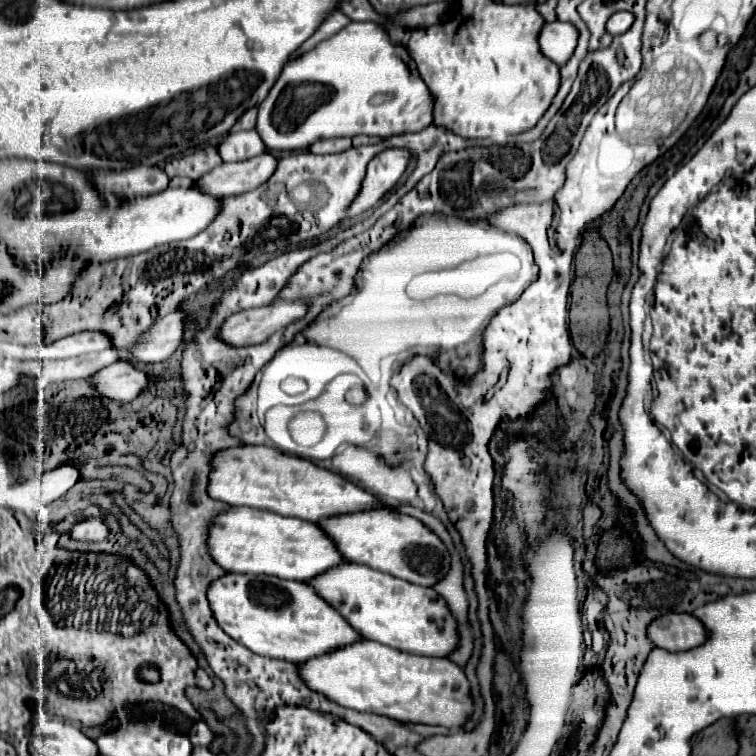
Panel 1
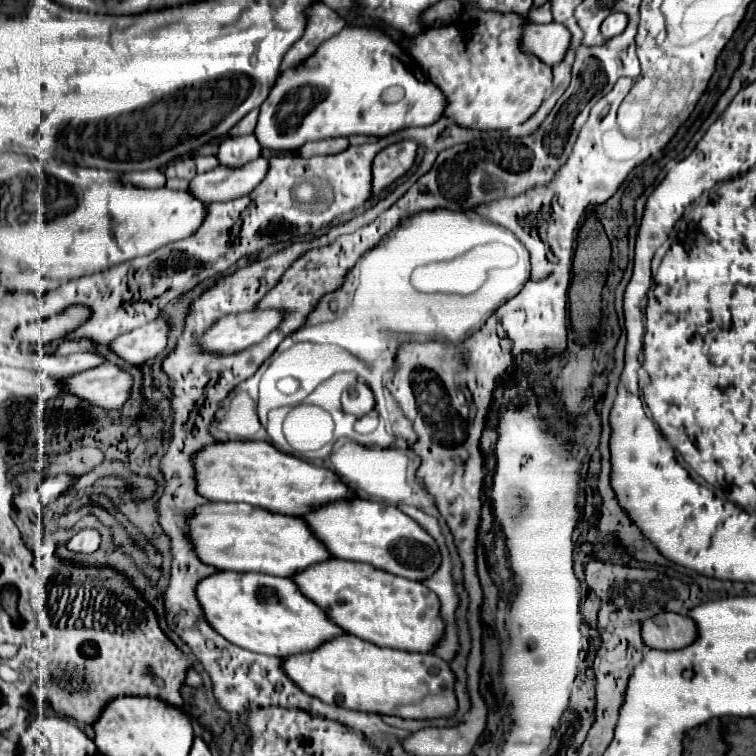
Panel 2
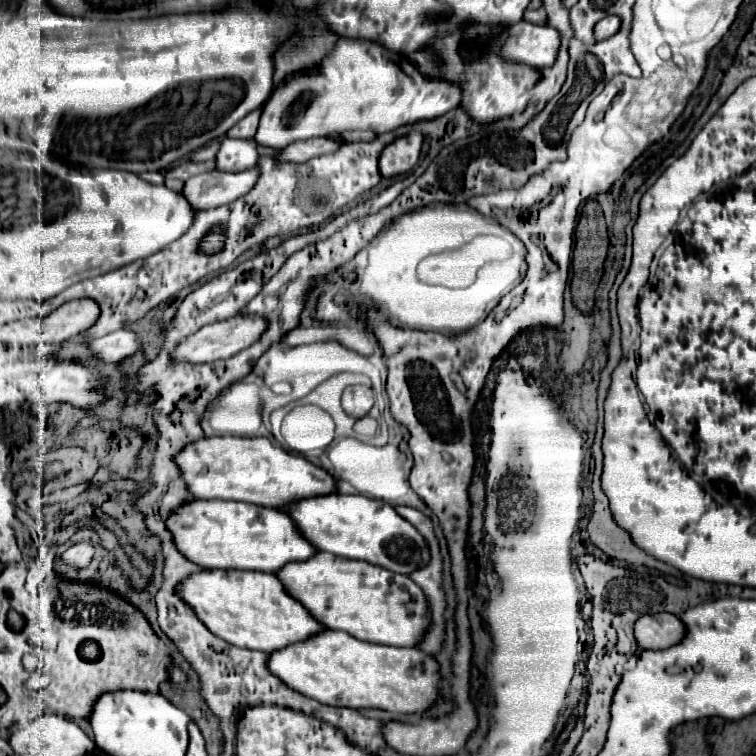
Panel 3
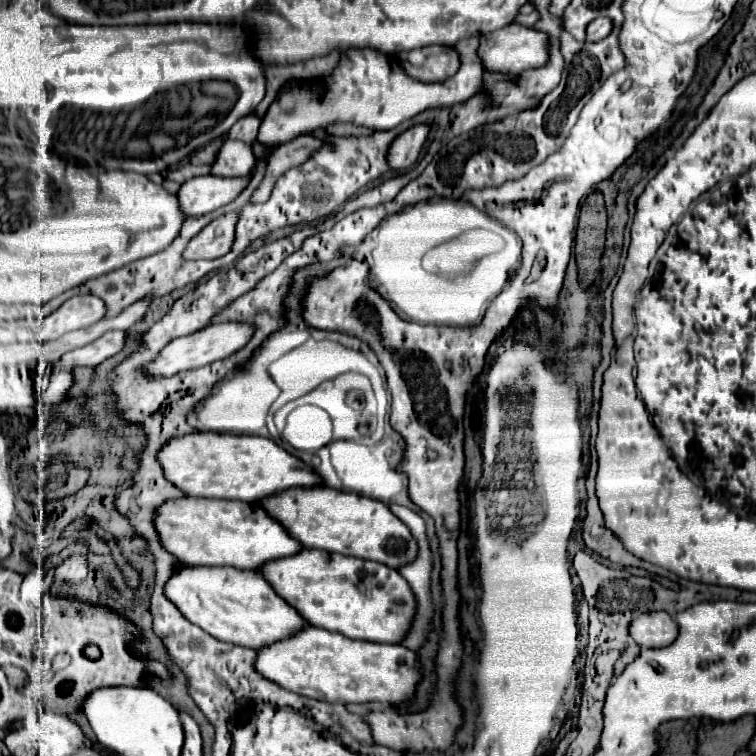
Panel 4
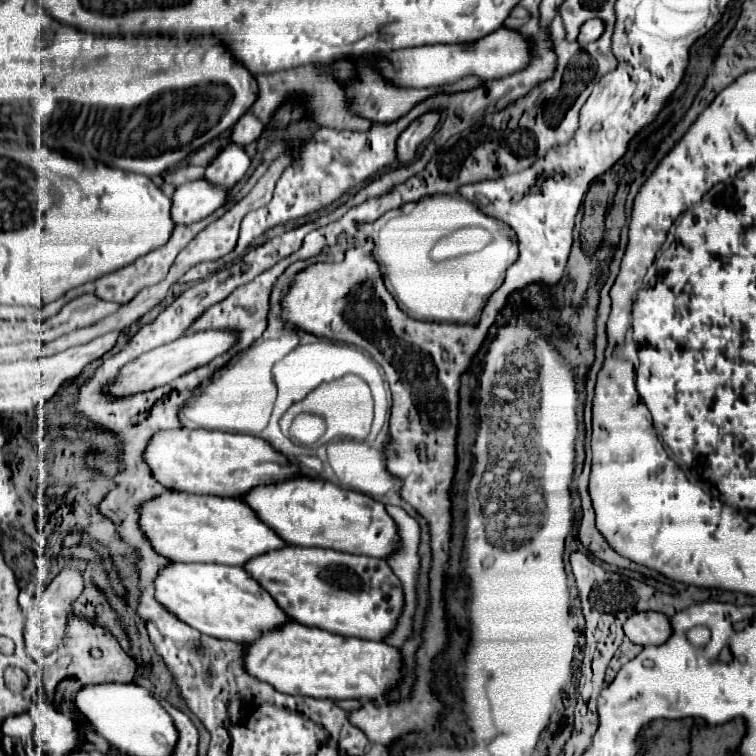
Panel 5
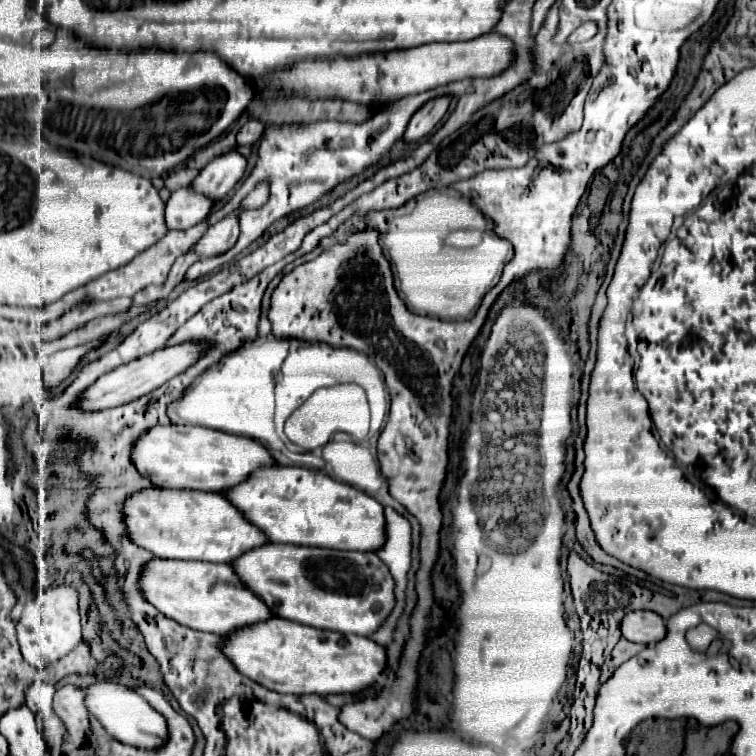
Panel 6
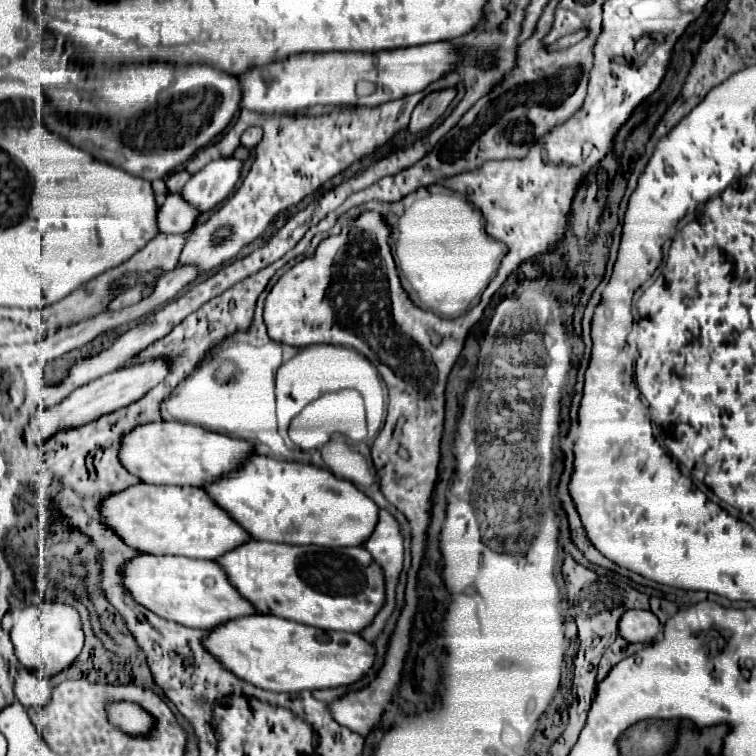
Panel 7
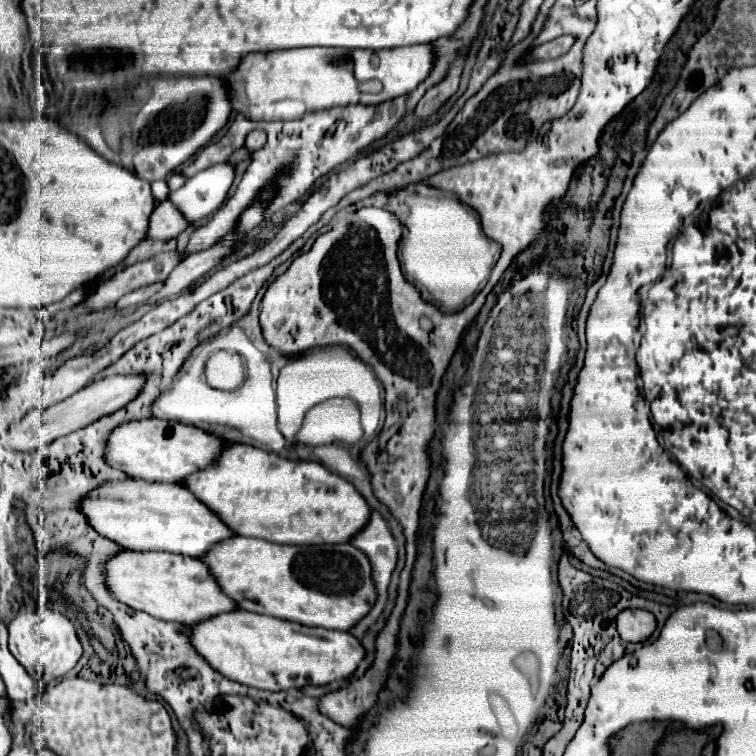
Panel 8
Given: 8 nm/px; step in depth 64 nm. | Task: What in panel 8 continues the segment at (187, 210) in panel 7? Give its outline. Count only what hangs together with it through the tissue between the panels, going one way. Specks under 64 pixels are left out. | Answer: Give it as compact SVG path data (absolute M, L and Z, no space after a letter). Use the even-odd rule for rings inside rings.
M166 198L160 202L160 206L154 208L150 216L150 228L148 228L148 238L154 240L170 240L182 234L190 224L184 222L184 214L178 212L178 208Z

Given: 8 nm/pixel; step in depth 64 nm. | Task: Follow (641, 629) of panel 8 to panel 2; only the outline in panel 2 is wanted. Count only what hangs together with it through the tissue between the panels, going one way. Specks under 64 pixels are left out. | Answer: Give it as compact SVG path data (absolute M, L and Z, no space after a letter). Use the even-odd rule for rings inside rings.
M660 612L644 620L642 638L648 646L658 650L678 650L686 648L696 640L696 622L690 616Z

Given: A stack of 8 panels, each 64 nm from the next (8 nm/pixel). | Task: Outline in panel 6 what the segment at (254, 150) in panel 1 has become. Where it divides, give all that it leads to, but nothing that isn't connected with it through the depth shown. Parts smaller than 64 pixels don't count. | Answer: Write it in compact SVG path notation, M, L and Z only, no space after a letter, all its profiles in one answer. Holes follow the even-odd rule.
M230 150L214 158L204 170L200 170L200 174L190 186L210 196L212 200L220 200L238 184L244 172L246 172L246 158L238 150Z

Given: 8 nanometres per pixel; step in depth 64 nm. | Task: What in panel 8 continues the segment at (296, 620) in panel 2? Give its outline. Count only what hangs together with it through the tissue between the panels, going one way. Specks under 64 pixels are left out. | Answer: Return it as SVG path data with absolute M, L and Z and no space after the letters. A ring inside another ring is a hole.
M124 550L106 562L106 584L110 592L134 610L148 612L154 618L180 622L184 626L200 624L220 612L234 612L238 604L224 596L210 568L200 558L168 554L168 552L132 552Z

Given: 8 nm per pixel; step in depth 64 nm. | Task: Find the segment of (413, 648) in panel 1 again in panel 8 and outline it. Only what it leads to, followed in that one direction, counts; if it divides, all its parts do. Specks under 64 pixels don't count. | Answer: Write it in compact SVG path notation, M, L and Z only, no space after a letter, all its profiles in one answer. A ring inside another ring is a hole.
M236 536L210 550L202 560L210 566L222 590L238 602L242 610L268 614L282 620L292 620L308 626L320 626L330 630L354 628L376 604L378 592L372 578L372 566L368 556L352 544L322 544L322 546L284 546L268 540Z

